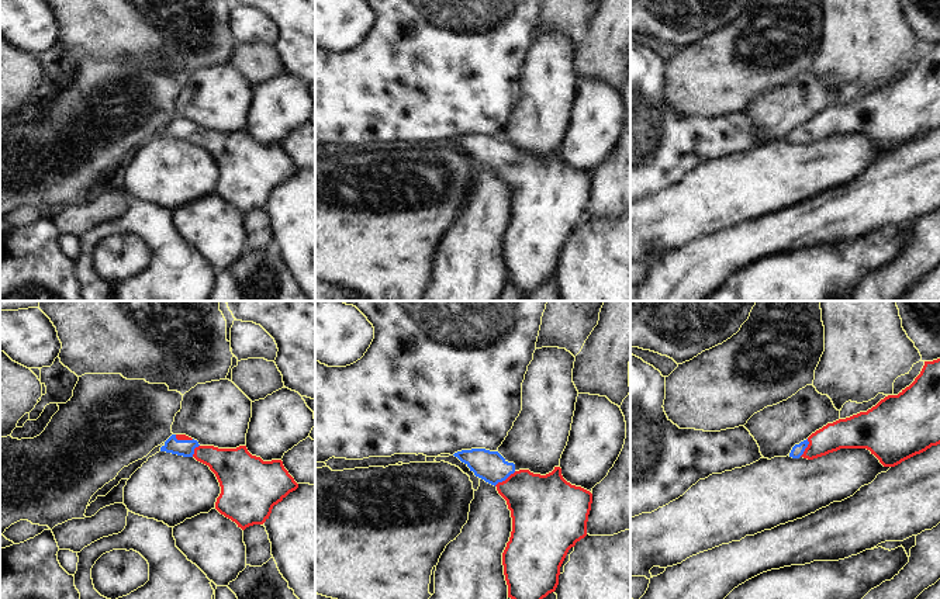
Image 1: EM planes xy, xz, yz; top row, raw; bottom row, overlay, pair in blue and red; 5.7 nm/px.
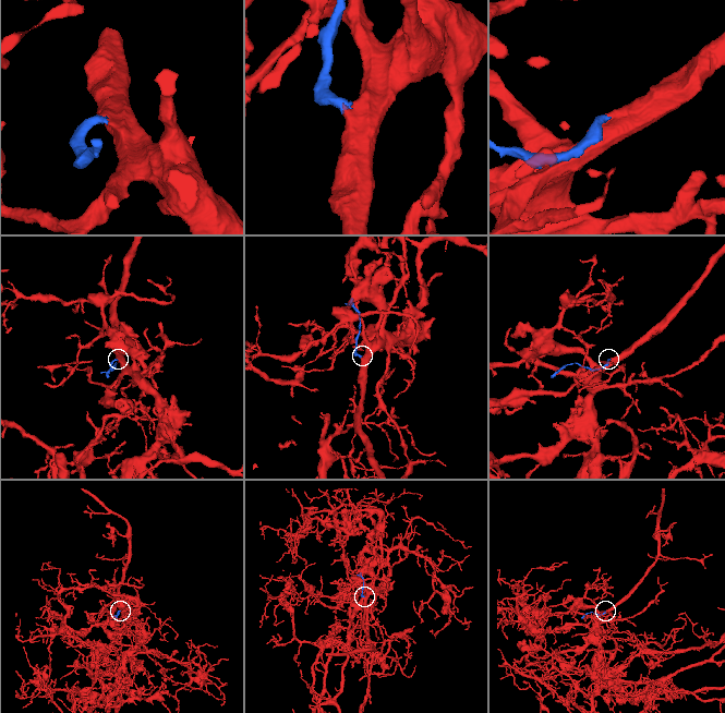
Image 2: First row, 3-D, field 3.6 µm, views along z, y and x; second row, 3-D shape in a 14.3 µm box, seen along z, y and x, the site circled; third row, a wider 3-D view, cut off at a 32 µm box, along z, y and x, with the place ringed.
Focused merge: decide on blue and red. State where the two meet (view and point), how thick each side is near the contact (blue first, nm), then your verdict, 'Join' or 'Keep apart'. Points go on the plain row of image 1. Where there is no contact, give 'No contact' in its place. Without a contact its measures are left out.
Touches blue at xz (504, 165). Thickness 180 nm (blue) against 340 nm. Join.

